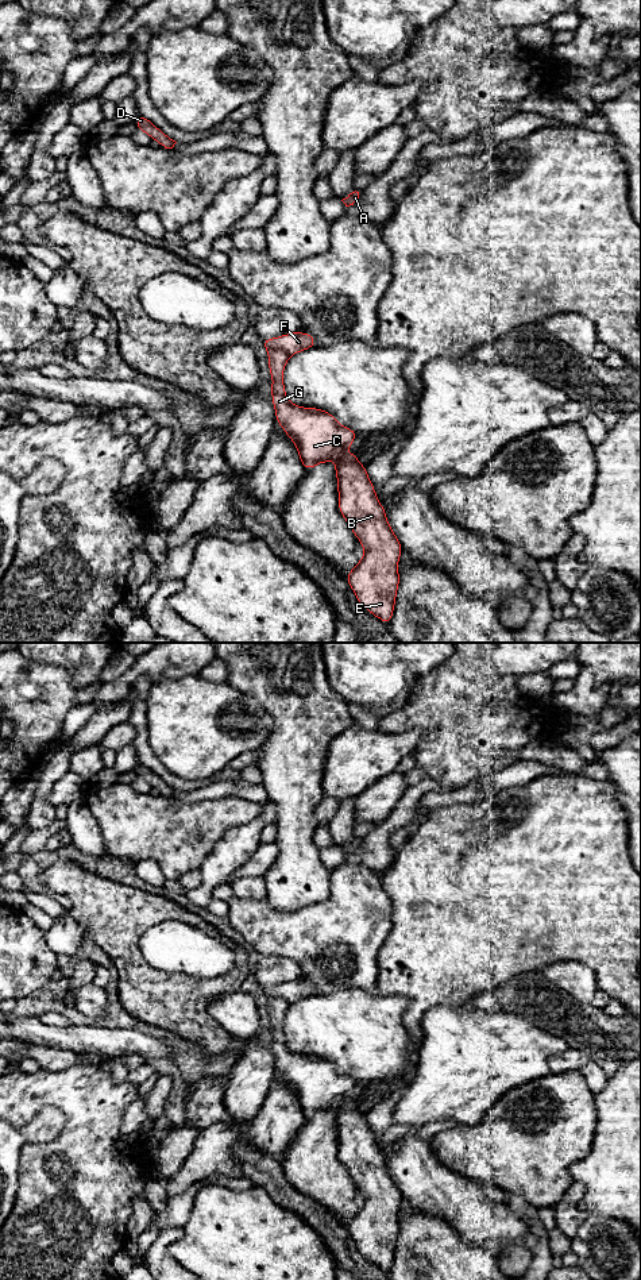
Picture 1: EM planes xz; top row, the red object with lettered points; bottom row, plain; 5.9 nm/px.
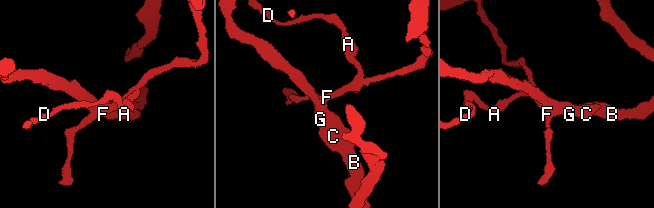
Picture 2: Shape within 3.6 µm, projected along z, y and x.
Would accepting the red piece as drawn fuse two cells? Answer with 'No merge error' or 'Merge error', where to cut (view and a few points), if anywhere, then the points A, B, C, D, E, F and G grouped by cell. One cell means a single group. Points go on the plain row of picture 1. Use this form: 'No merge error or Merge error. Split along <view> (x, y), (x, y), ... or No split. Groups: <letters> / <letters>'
Merge error. Split along xz (267, 997), (282, 997), (289, 1003). Groups: A D F / B C E G

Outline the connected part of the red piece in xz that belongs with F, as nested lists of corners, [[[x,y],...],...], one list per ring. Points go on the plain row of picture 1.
[[[300,979],[286,982],[278,986],[263,987],[262,992],[266,998],[278,996],[286,999],[289,1003],[305,999],[316,994],[316,986]]]

